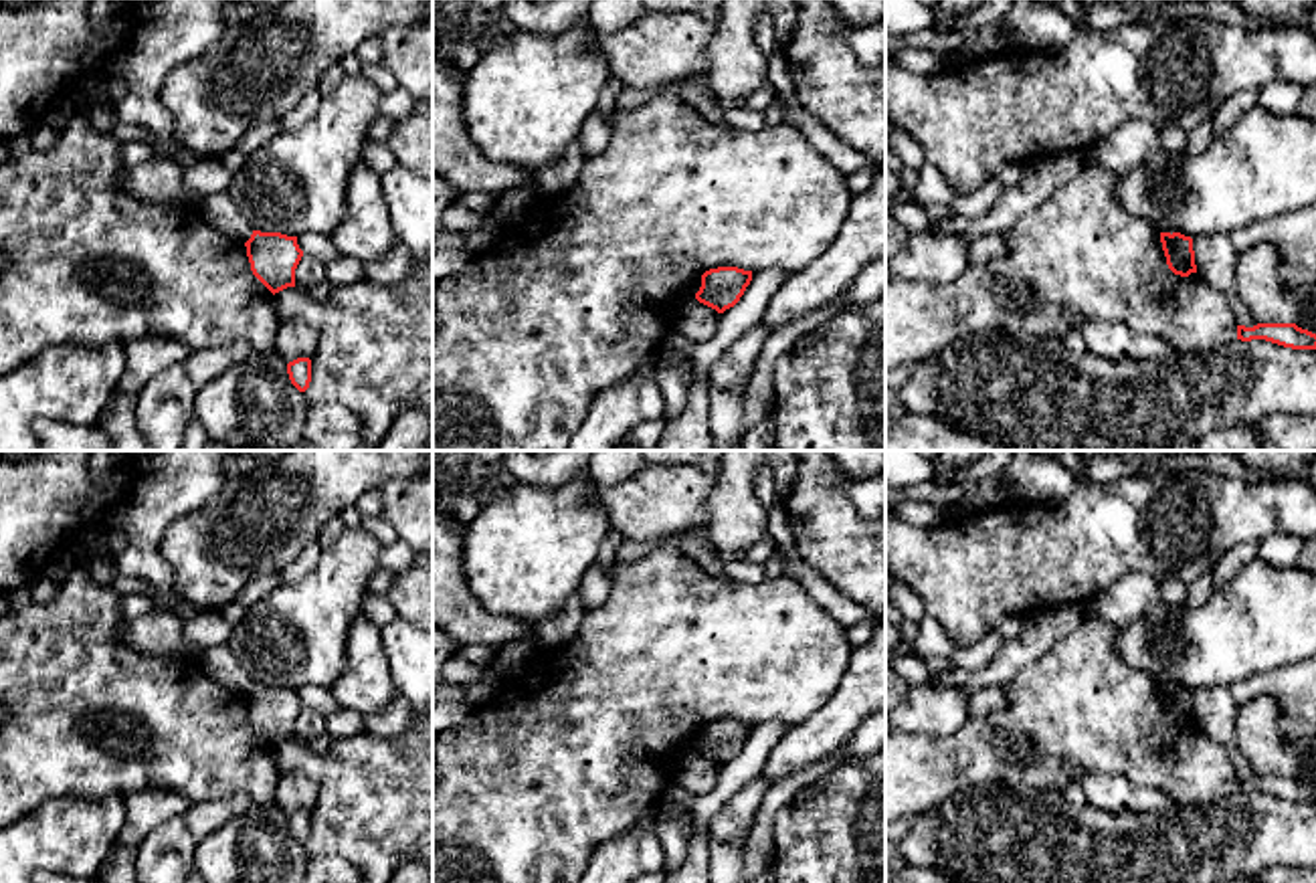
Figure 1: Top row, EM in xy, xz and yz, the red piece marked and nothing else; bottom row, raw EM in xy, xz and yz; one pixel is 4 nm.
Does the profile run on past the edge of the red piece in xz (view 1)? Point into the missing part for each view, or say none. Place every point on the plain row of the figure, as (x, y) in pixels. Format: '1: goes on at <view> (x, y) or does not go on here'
1: does not go on here

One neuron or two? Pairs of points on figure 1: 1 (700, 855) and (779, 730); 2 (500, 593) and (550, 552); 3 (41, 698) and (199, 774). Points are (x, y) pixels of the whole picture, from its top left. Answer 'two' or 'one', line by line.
1: one
2: one
3: one

